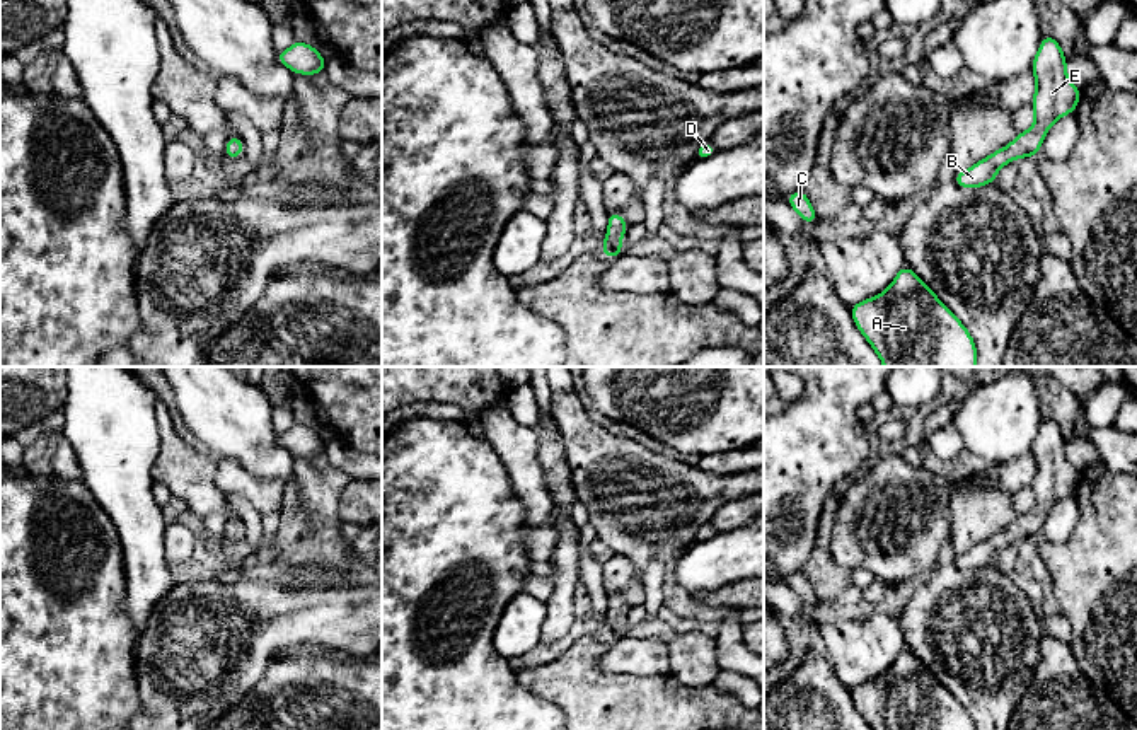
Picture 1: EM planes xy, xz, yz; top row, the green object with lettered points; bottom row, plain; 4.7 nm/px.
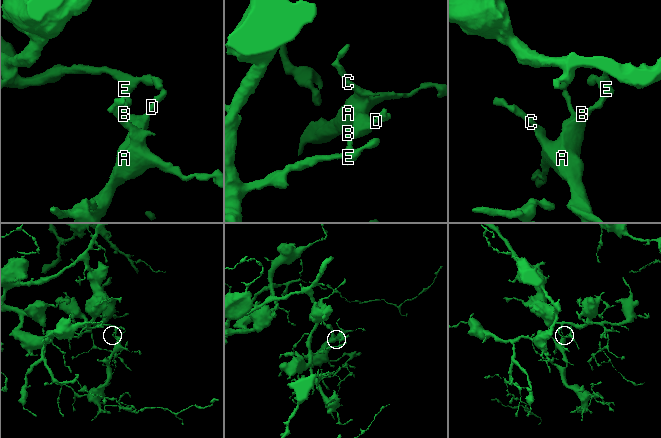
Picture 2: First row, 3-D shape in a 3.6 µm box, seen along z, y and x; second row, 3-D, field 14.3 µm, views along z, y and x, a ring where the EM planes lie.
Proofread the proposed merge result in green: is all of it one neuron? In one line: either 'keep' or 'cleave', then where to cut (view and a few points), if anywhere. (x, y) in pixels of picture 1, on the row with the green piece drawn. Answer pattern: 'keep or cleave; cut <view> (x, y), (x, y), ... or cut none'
keep; cut none

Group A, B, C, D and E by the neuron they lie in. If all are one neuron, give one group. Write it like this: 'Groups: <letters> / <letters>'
Groups: A B C D E

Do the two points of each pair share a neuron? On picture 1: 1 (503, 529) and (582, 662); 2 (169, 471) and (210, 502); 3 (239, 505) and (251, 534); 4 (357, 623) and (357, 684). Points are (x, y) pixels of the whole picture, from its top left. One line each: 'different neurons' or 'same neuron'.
1: different neurons
2: same neuron
3: same neuron
4: different neurons

